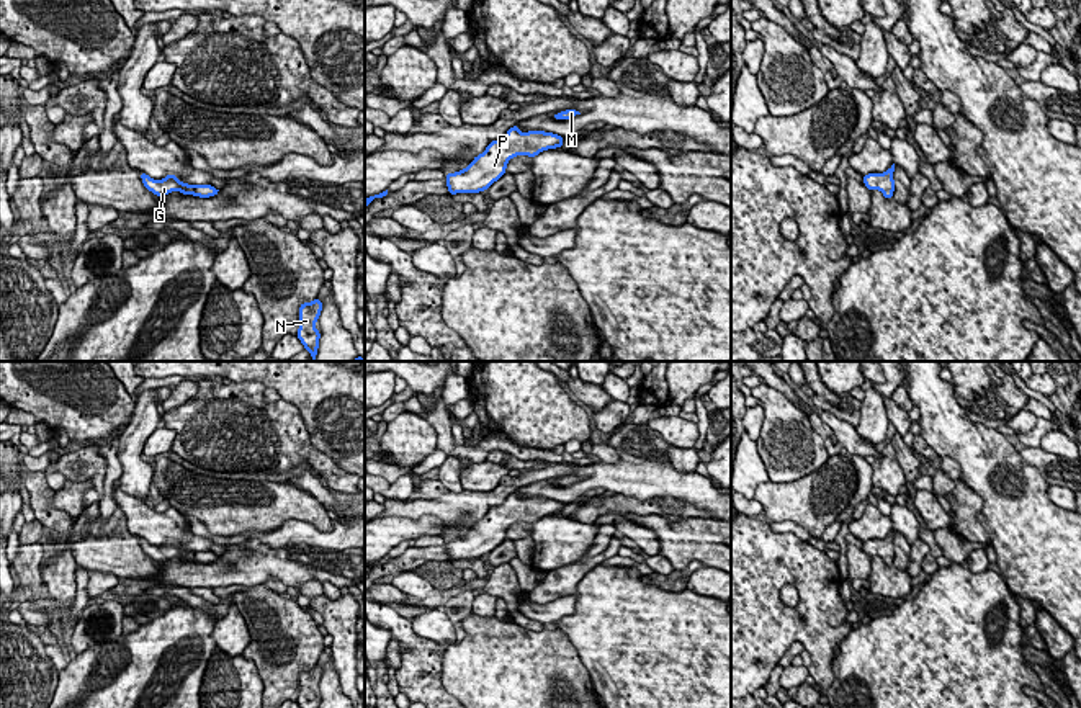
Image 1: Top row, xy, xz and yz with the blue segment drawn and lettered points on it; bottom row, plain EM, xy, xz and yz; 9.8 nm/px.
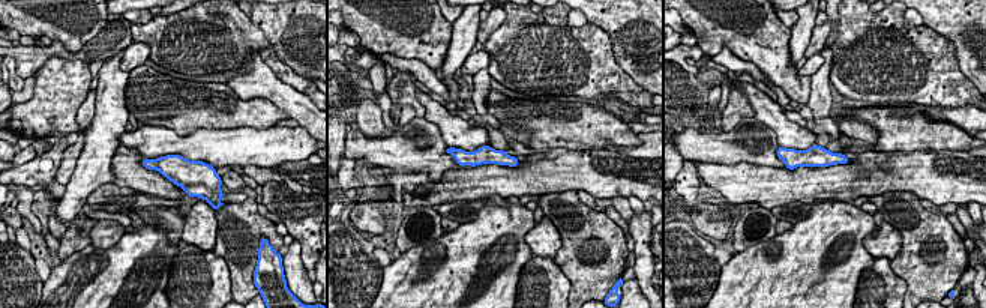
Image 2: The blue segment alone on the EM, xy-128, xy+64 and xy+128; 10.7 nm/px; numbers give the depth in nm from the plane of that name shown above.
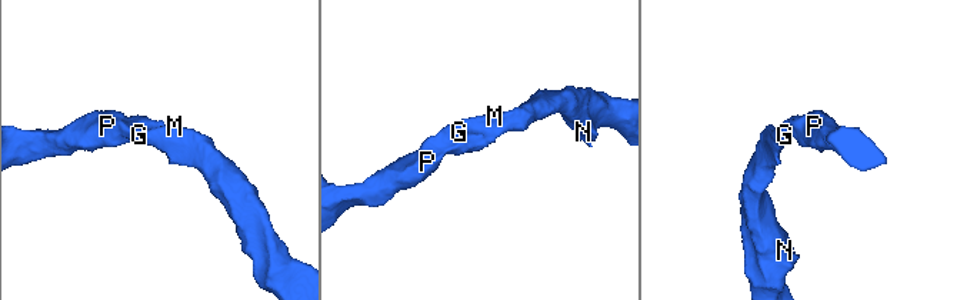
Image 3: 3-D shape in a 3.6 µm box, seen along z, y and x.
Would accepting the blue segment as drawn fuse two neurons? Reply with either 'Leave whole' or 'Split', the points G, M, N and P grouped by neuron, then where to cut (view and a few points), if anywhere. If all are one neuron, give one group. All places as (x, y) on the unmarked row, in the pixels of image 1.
Leave whole. Groups: G M N P. No split

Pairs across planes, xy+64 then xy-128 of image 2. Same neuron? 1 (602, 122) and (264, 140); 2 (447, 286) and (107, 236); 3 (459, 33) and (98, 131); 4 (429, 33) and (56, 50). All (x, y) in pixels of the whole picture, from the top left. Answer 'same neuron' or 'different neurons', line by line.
1: different neurons
2: different neurons
3: same neuron
4: different neurons

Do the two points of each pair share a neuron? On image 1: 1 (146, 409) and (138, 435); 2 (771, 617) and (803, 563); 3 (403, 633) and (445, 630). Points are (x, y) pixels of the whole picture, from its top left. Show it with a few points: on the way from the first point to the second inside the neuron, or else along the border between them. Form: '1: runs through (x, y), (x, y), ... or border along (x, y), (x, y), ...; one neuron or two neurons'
1: runs through (146, 416), (139, 429); one neuron
2: runs through (771, 602), (771, 587), (789, 569); one neuron
3: border along (411, 620), (411, 627), (419, 635), (437, 643); two neurons

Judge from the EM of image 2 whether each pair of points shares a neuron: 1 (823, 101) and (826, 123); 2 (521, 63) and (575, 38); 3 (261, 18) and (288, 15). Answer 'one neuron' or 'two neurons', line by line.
1: one neuron
2: one neuron
3: one neuron

